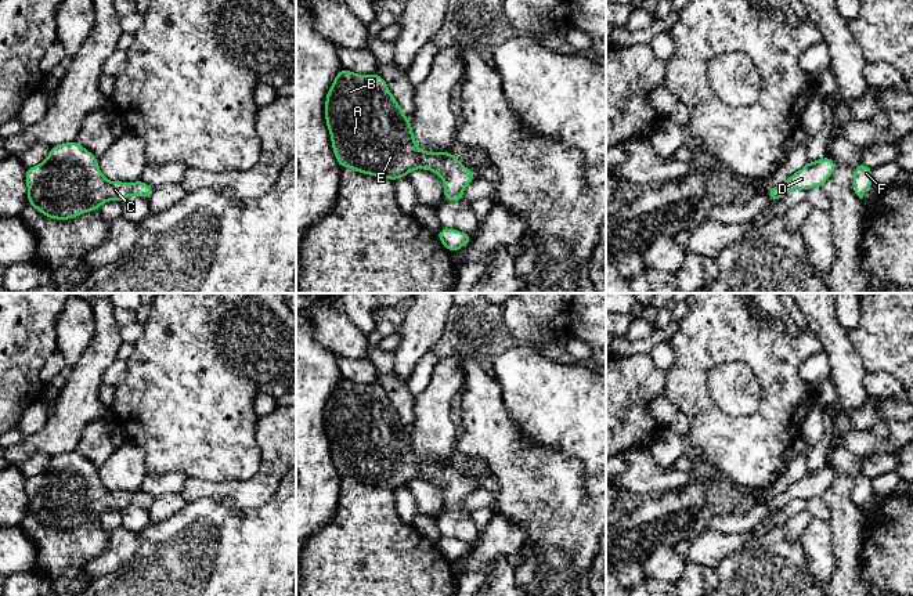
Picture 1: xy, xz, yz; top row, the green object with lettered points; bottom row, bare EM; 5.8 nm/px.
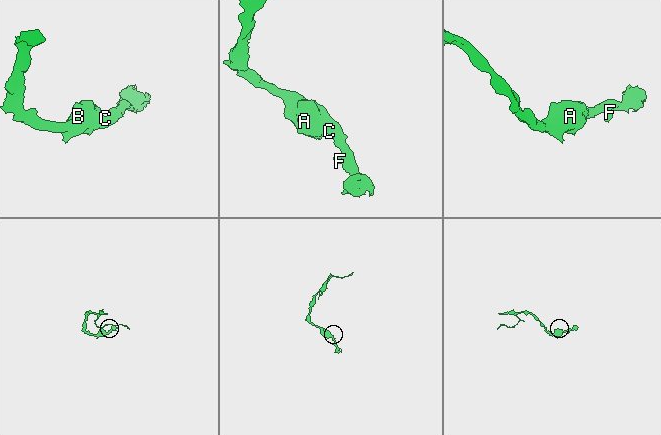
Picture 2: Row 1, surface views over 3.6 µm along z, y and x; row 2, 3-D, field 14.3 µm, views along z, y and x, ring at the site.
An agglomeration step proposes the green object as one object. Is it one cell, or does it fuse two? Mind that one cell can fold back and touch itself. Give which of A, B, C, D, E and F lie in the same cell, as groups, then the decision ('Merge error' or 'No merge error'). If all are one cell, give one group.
Groups: A B C D E F. No merge error

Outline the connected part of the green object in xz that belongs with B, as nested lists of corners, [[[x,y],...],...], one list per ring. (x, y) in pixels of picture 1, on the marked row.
[[[342,68],[326,93],[324,113],[333,155],[340,167],[393,181],[408,176],[415,169],[432,170],[444,181],[444,199],[465,201],[462,192],[476,178],[474,173],[452,152],[423,152],[416,145],[412,123],[379,73],[357,75]]]

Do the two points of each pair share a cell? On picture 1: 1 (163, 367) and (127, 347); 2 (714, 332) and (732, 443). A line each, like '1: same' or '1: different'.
1: different
2: same

